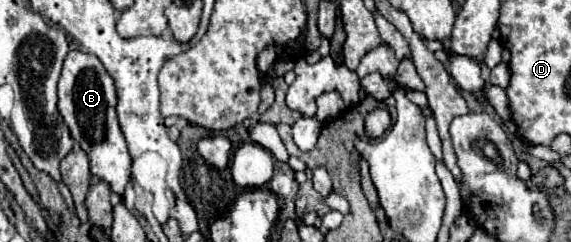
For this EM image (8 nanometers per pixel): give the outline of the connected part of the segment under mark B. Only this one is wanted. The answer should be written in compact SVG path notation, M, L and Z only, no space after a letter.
M71 51L65 57L59 79L59 113L63 115L77 145L89 155L91 173L111 185L111 191L123 195L131 179L131 155L117 119L117 91L103 63L89 53Z

